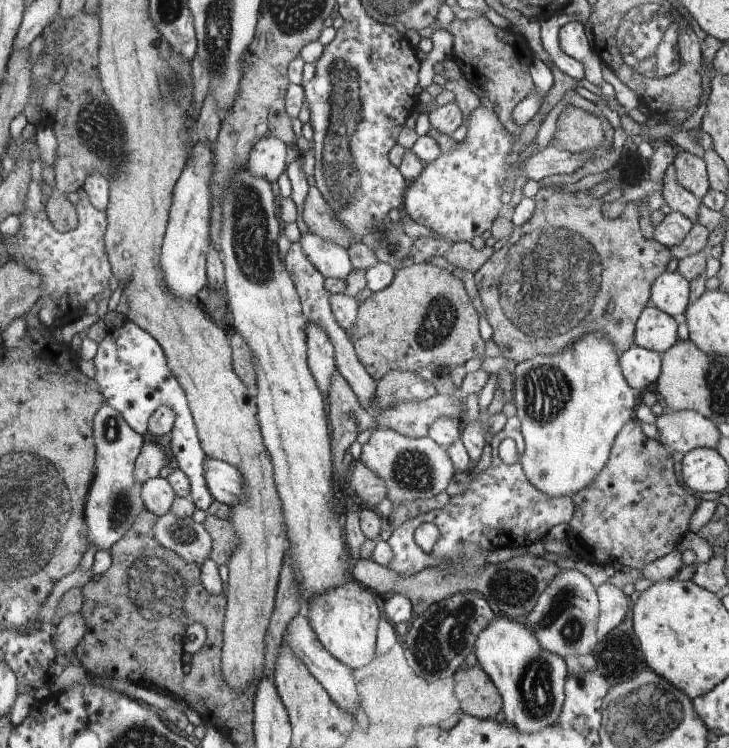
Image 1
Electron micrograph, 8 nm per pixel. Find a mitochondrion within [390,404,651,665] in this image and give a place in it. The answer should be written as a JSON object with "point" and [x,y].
{"point":[559,617]}

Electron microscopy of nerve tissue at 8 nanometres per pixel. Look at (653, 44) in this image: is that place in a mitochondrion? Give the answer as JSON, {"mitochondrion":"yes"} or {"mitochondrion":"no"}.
{"mitochondrion":"yes"}

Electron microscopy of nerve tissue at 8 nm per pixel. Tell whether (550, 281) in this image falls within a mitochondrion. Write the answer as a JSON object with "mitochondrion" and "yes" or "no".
{"mitochondrion":"yes"}

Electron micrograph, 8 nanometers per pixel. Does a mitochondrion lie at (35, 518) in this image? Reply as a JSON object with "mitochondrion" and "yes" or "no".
{"mitochondrion":"yes"}

